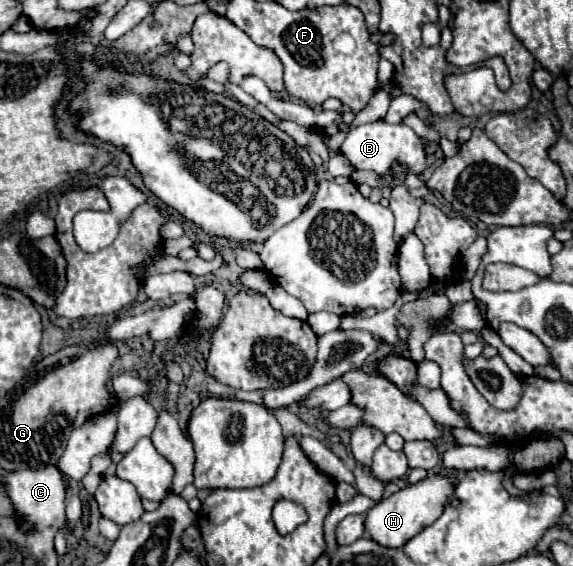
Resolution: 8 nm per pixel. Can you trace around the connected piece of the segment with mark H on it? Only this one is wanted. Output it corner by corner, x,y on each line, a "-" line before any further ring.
434,473
414,485
406,485
404,489
390,495
388,499
382,499
368,511
366,533
370,535
370,539
382,543
384,547
402,547
418,531
434,523
444,513
446,505
452,507
458,505
458,499
454,497
454,489
456,489
456,481
442,473

